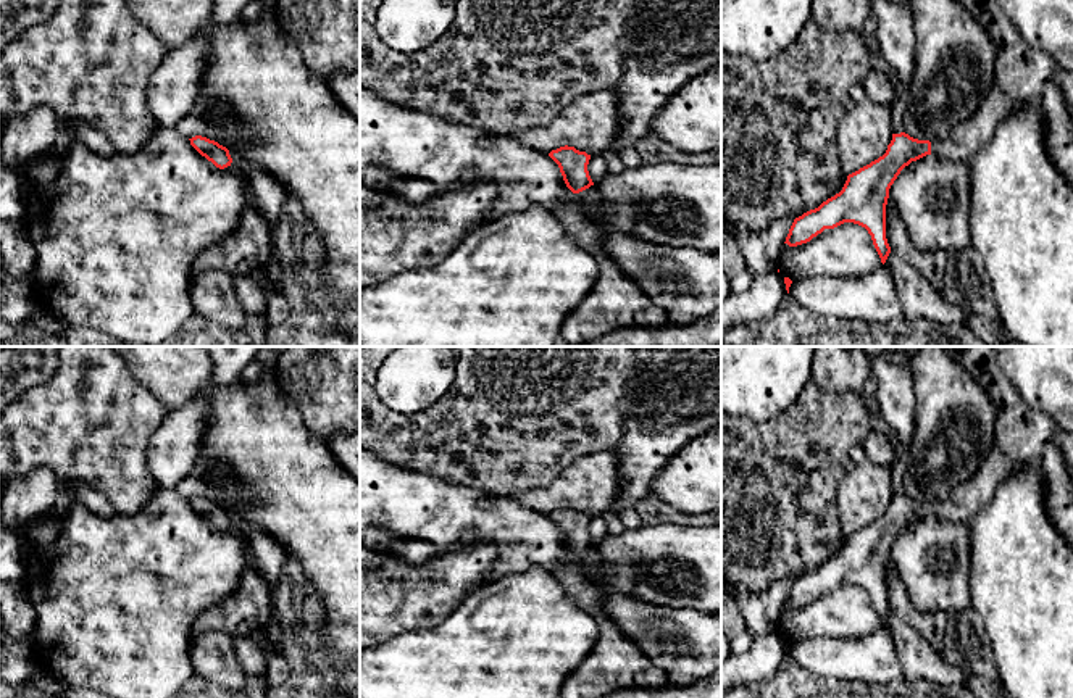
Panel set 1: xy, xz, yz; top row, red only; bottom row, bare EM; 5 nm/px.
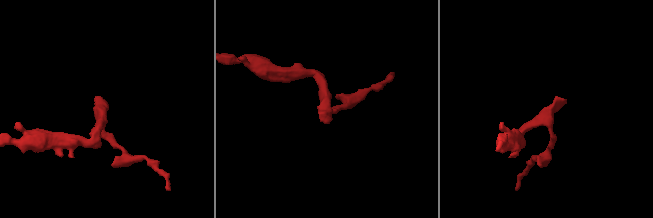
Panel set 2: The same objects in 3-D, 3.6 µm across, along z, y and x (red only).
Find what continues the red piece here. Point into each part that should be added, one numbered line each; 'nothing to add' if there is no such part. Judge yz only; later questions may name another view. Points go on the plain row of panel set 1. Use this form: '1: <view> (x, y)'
1: yz (1023, 436)

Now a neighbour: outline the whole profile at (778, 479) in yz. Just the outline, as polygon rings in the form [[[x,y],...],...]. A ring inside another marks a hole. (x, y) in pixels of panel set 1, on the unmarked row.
[[[810,380],[791,408],[768,422],[721,411],[721,574],[737,595],[758,595],[778,580],[804,575],[839,555],[847,542],[837,517],[836,490],[854,466],[850,448],[873,432],[860,393],[825,390]]]

